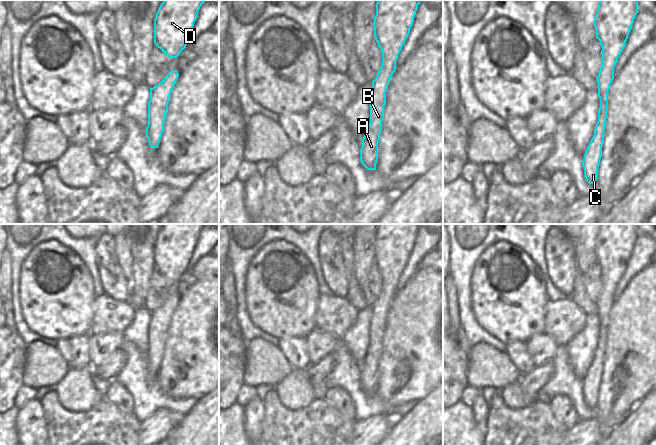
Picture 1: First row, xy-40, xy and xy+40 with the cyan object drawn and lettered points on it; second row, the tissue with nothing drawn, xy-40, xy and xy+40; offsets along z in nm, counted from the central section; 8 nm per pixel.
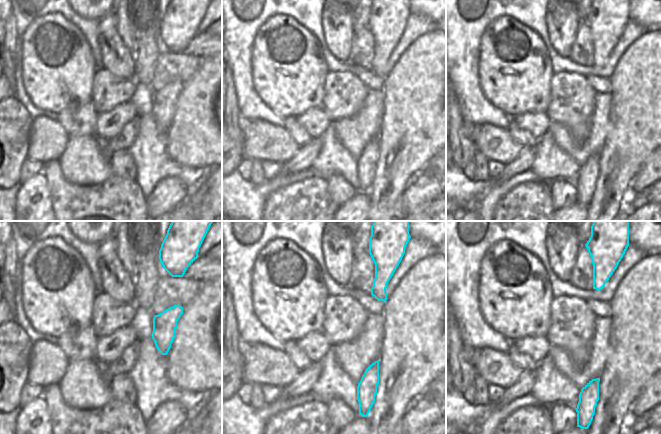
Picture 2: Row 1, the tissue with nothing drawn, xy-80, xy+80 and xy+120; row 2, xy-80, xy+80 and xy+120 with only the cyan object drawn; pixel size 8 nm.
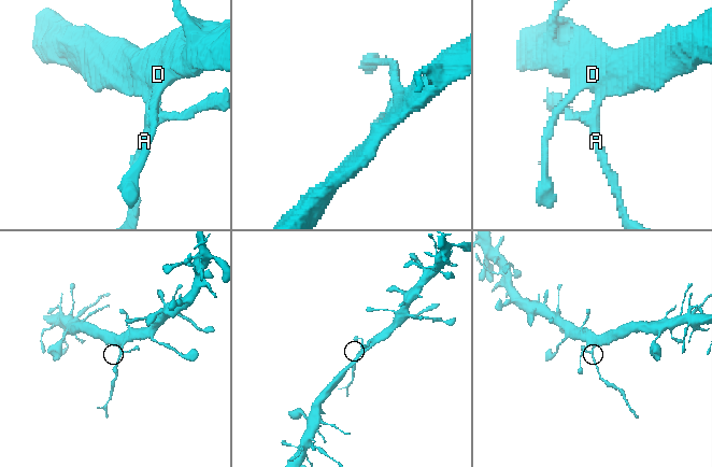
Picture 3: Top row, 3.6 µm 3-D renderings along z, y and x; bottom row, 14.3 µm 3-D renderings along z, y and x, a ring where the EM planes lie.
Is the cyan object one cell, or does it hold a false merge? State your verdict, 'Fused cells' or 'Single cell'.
Fused cells.

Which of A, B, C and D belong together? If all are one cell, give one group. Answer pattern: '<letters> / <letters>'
A B C / D

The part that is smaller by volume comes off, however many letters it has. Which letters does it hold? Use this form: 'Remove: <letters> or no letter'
Remove: A, B, C

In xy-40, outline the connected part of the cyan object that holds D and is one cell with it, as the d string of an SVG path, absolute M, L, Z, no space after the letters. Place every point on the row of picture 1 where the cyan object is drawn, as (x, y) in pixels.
M164 0L154 19L154 44L169 58L177 58L186 48L198 11L206 0Z

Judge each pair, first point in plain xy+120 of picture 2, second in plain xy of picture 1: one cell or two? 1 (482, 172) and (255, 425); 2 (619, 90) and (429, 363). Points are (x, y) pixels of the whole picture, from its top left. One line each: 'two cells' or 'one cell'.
1: one cell
2: one cell

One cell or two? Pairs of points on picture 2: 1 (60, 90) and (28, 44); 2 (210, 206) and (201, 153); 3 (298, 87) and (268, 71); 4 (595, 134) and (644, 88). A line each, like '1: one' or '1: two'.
1: one
2: two
3: one
4: two

